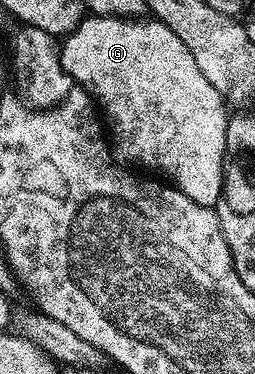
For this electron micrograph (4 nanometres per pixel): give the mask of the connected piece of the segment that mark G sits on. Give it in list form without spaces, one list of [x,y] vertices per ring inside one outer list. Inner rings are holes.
[[[85,17],[63,39],[64,47],[58,53],[60,66],[77,87],[92,95],[103,117],[112,121],[112,130],[116,133],[115,145],[118,150],[120,145],[129,163],[157,166],[165,174],[163,177],[190,196],[190,200],[215,207],[221,198],[221,186],[224,185],[224,137],[229,119],[229,115],[224,114],[225,99],[198,70],[185,44],[164,22],[136,21],[140,20],[131,17]]]

